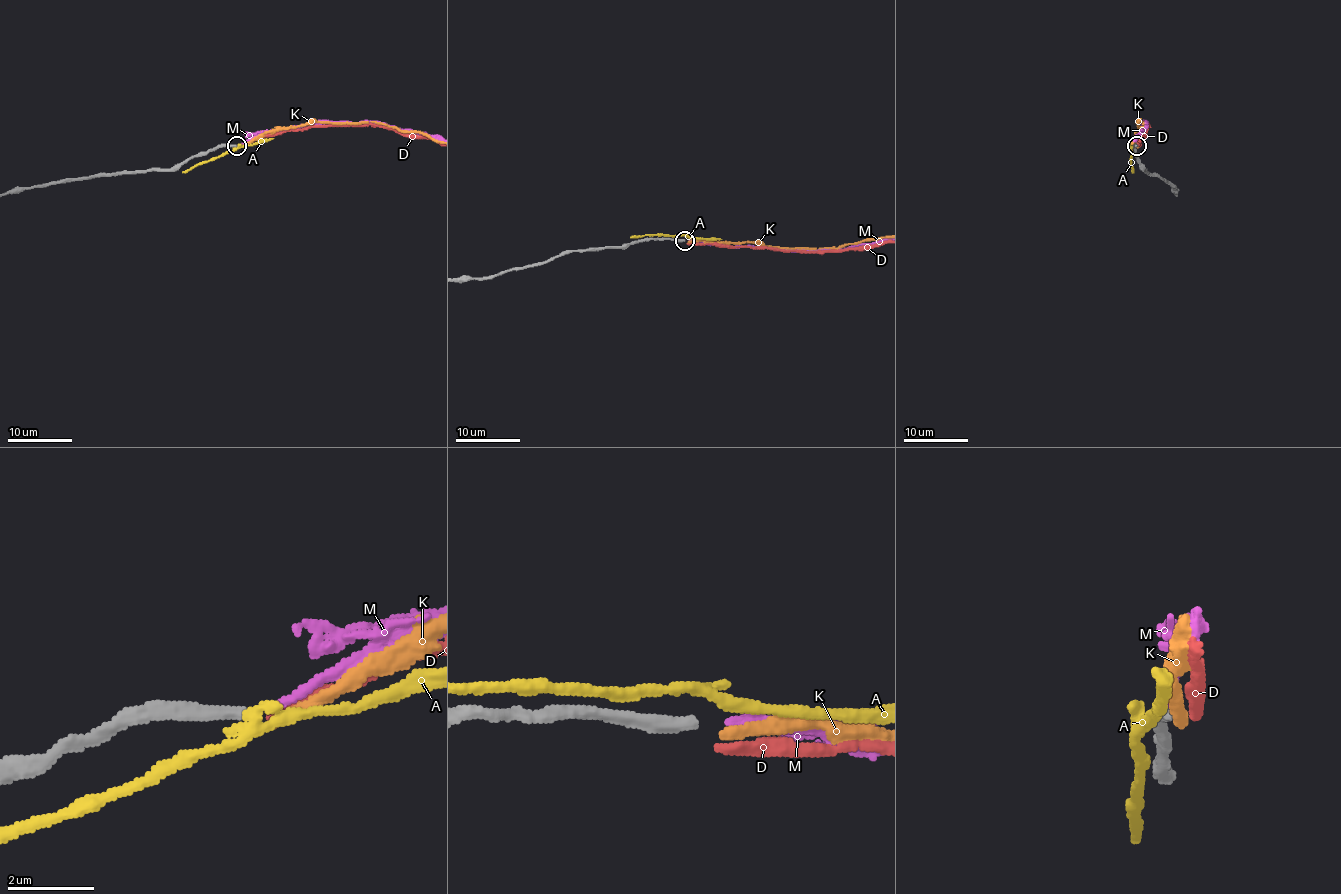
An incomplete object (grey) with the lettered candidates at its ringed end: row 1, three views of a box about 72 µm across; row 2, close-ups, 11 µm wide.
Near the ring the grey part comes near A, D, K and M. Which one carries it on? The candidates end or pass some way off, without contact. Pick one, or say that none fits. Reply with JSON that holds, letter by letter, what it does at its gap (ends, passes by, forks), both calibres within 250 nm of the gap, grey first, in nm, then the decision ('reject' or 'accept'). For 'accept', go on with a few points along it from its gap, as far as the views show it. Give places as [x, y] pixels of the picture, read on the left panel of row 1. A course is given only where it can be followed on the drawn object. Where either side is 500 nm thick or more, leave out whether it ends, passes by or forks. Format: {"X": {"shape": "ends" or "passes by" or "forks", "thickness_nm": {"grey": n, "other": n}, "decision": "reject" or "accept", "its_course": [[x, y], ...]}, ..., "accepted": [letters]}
{"A": {"shape": "passes by", "thickness_nm": {"grey": 280, "other": 320}, "decision": "reject"}, "D": {"shape": "ends", "thickness_nm": {"grey": 280, "other": 240}, "decision": "reject"}, "K": {"shape": "ends", "thickness_nm": {"grey": 280, "other": 280}, "decision": "reject"}, "M": {"shape": "ends", "thickness_nm": {"grey": 280, "other": 190}, "decision": "accept"}, "accepted": ["M"]}

